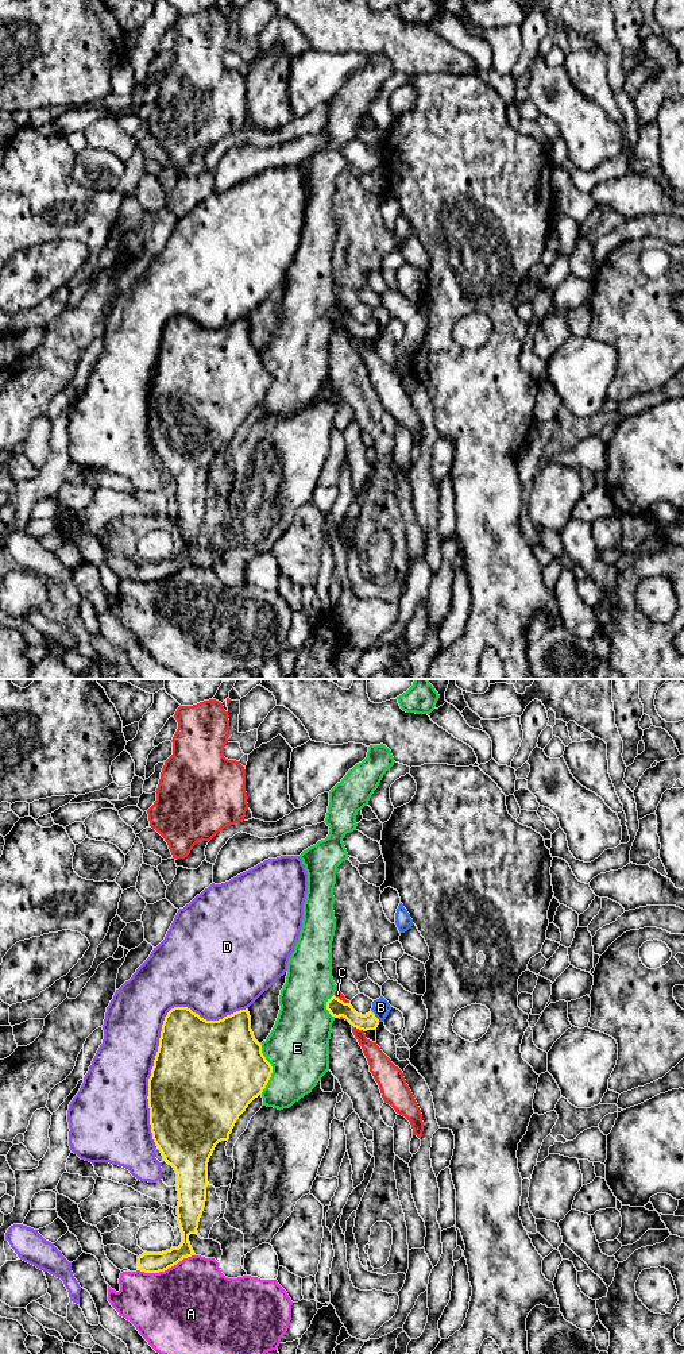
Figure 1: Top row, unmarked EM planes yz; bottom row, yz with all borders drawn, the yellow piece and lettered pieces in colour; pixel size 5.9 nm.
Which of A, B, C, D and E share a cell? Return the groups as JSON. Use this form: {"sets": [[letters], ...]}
{"sets": [["A"], ["B"], ["C"], ["D"], ["E"]]}

